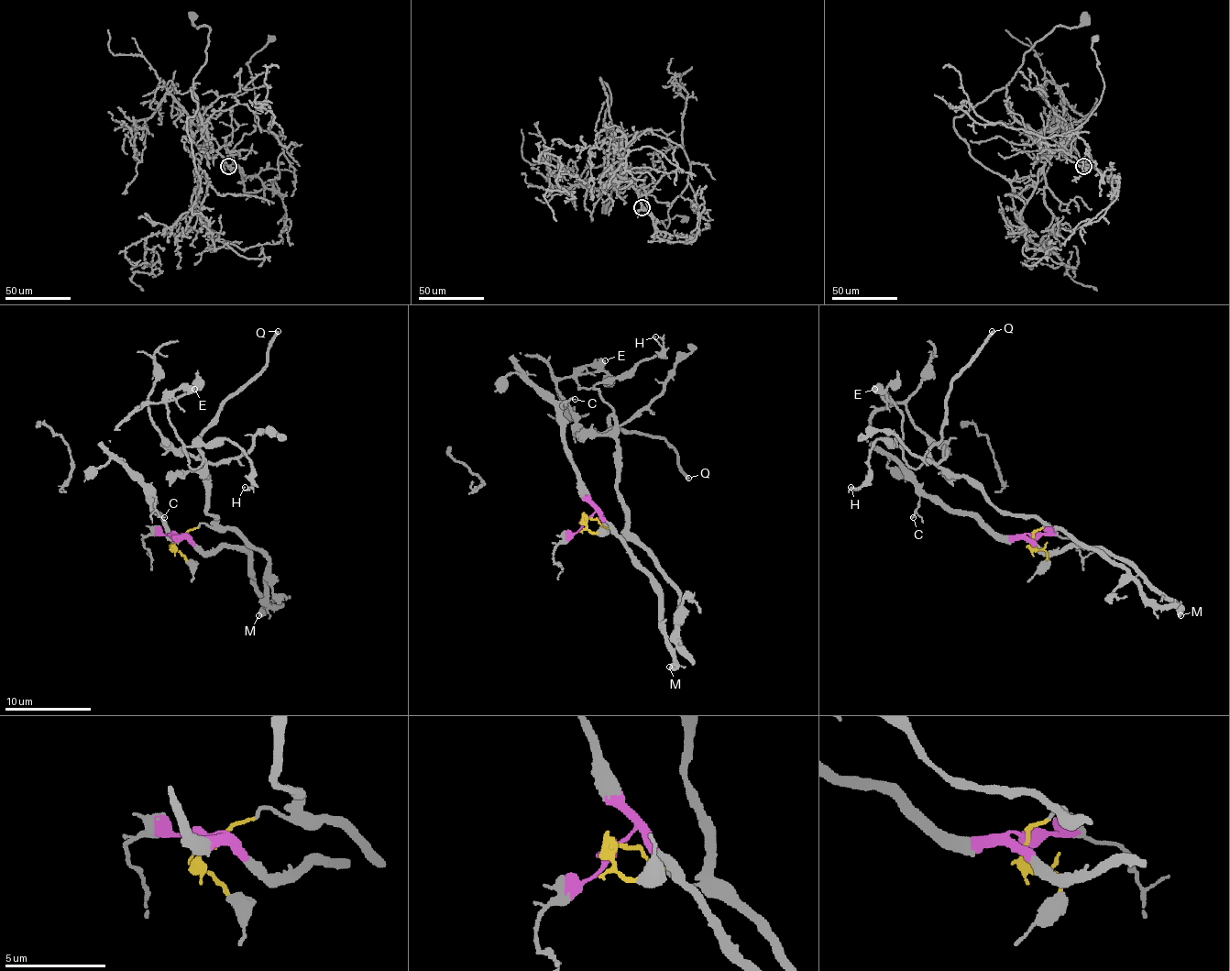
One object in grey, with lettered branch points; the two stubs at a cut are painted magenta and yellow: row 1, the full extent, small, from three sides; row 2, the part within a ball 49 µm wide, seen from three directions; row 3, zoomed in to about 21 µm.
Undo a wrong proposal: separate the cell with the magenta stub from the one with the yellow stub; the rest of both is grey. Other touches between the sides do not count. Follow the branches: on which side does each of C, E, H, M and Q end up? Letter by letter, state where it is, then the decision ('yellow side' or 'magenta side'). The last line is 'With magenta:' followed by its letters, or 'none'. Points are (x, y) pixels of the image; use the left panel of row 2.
C: (164, 517) | magenta side
E: (194, 389) | yellow side
H: (245, 487) | yellow side
M: (258, 615) | magenta side
Q: (278, 331) | yellow side
With magenta: C, M

